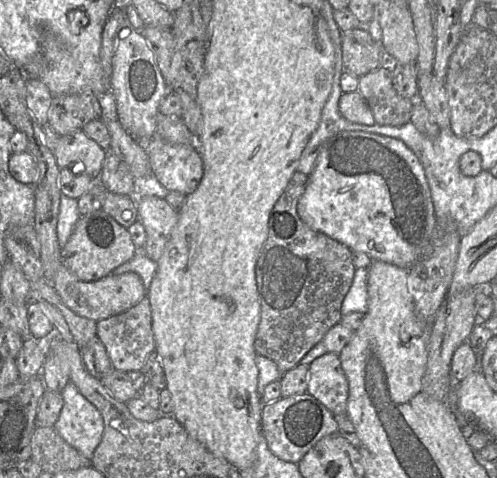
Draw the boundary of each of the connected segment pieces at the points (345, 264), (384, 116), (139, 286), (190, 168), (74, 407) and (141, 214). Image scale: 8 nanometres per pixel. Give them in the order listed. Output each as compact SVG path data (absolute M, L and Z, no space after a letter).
M295 171L276 201L268 222L268 235L259 255L255 276L260 302L260 322L254 349L256 354L273 361L281 373L291 370L341 320L342 302L348 293L355 266L352 252L344 244L312 230L299 217L297 203L305 191L309 176Z
M391 62L359 77L358 91L369 105L375 123L382 126L398 127L407 124L418 102L396 92Z
M64 263L59 267L51 285L68 309L95 322L124 313L146 296L141 278L136 273L110 274L97 281L83 282L71 273Z
M155 130L154 136L145 146L145 149L149 155L152 172L165 189L178 191L186 196L197 188L204 173L204 165L197 145L166 141L157 136Z
M72 382L66 384L61 395L63 407L53 427L68 444L91 460L103 435L103 418Z
M144 196L135 199L138 221L146 233L146 243L142 251L150 260L157 263L178 221L176 212L165 198Z

